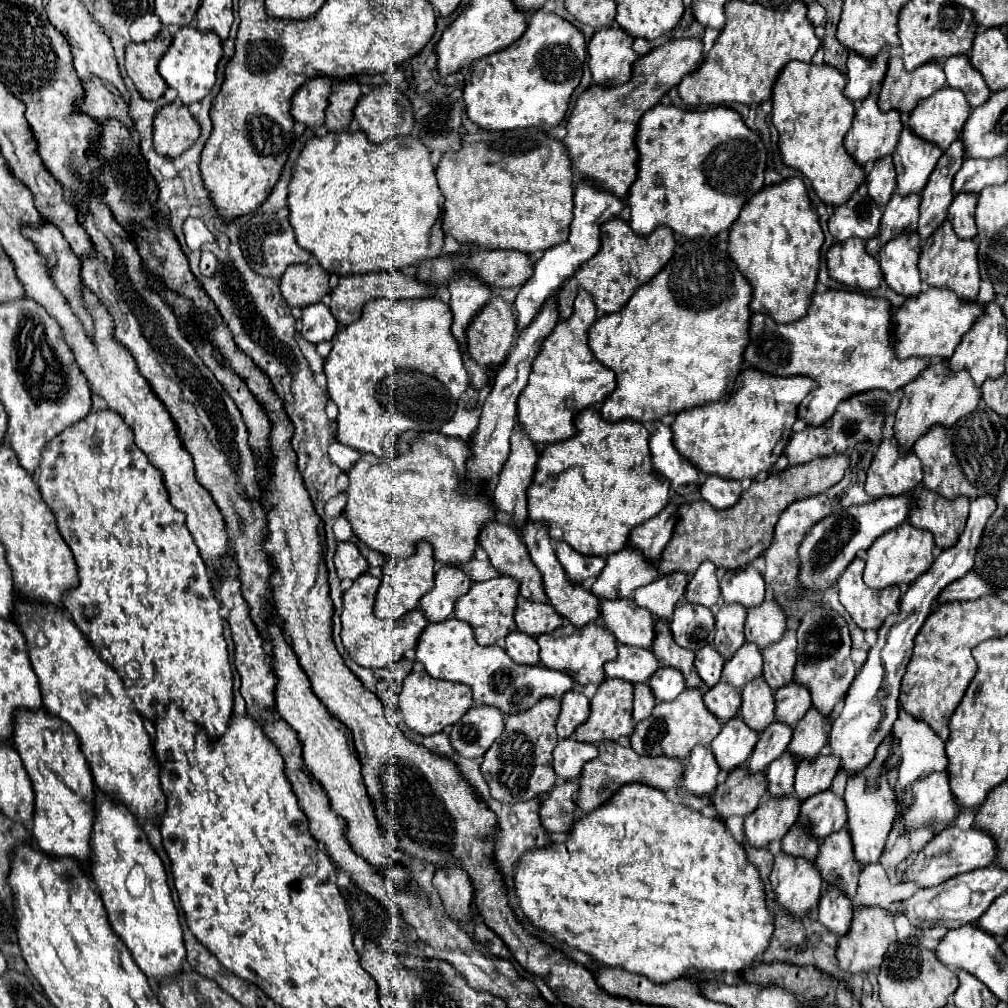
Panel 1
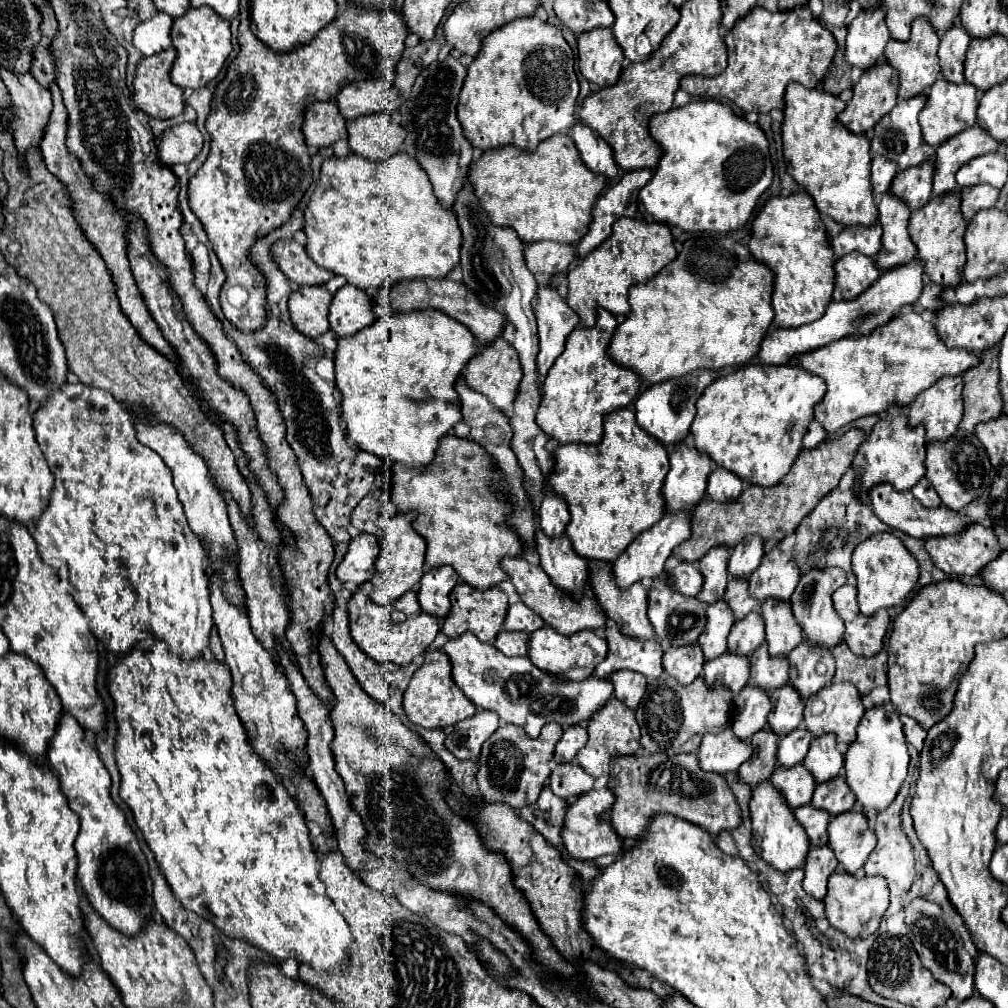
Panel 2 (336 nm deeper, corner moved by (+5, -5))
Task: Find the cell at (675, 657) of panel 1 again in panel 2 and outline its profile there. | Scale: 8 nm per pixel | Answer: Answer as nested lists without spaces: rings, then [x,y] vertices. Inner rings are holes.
[[[598,563],[598,569],[590,571],[590,585],[606,615],[618,623],[622,633],[630,637],[654,637],[650,619],[646,617],[648,593],[640,583],[634,583],[628,591],[616,587],[610,577],[610,563]]]

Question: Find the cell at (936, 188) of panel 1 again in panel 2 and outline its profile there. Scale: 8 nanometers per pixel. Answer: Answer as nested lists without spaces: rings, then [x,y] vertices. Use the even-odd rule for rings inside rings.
[[[972,127],[958,137],[950,137],[950,141],[944,141],[936,149],[936,173],[934,173],[934,187],[932,187],[932,197],[940,197],[944,193],[952,193],[958,189],[956,183],[956,171],[968,163],[974,157],[980,157],[988,151],[996,151],[1000,147],[998,141],[994,141],[984,129]]]

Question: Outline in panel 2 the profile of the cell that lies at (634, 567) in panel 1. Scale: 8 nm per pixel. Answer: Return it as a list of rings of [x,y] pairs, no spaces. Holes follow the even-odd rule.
[[[674,513],[674,515],[664,515],[654,527],[644,531],[614,563],[612,563],[612,575],[614,583],[620,589],[628,589],[634,583],[642,581],[644,577],[660,577],[664,573],[664,563],[672,555],[672,551],[690,537],[690,513]]]

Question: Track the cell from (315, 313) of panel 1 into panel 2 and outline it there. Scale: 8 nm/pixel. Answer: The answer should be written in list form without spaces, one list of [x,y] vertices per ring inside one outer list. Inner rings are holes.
[[[354,153],[326,159],[322,163],[316,191],[304,209],[304,233],[308,237],[306,253],[310,259],[316,261],[318,267],[346,277],[350,283],[334,293],[328,313],[330,331],[338,337],[358,333],[374,321],[372,299],[362,289],[376,289],[402,279],[440,279],[446,277],[446,273],[460,261],[462,233],[458,229],[458,221],[440,205],[440,201],[436,201],[426,171],[406,153],[394,153],[394,157],[378,163],[370,163]]]

